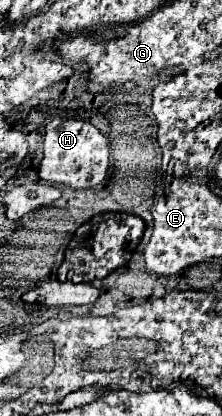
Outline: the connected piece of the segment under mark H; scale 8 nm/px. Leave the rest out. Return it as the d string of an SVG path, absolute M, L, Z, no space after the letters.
M56 117L46 125L44 159L38 167L38 177L50 185L68 185L72 189L88 189L102 183L108 175L110 151L108 139L88 121Z

